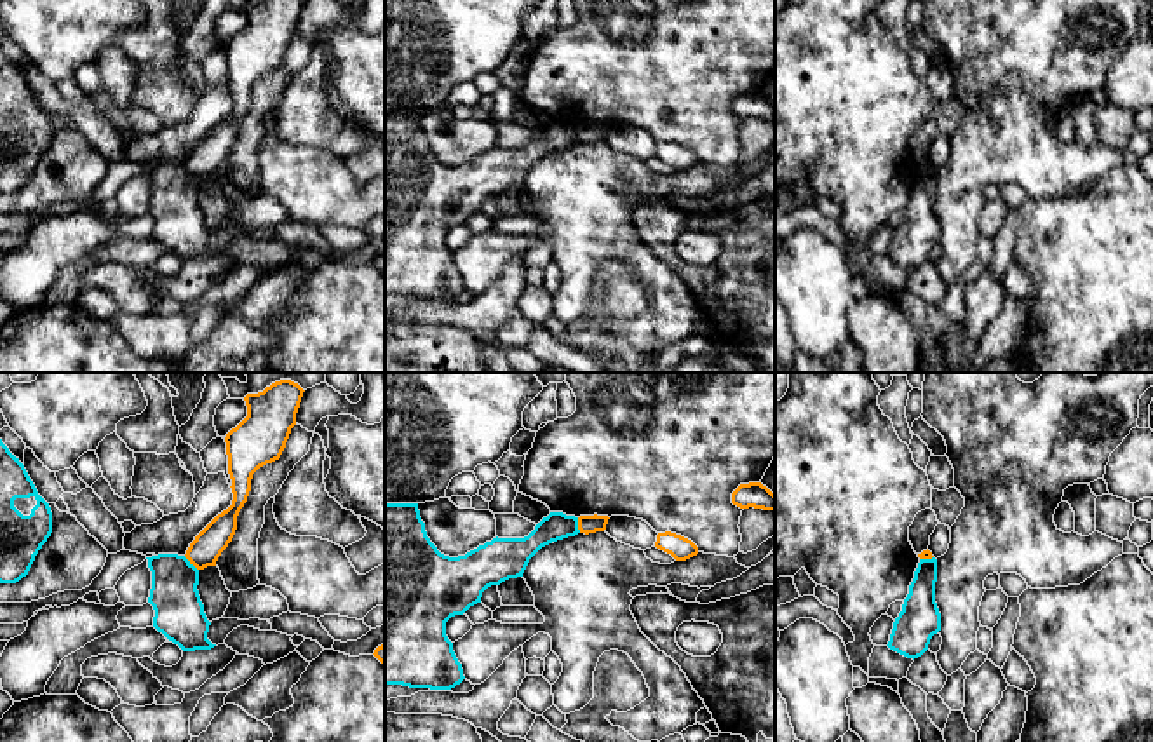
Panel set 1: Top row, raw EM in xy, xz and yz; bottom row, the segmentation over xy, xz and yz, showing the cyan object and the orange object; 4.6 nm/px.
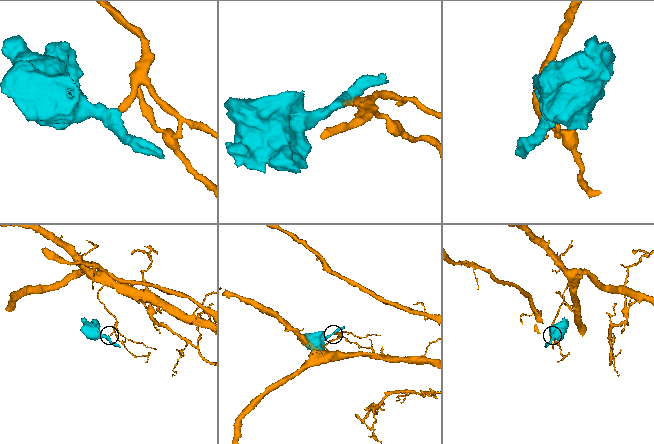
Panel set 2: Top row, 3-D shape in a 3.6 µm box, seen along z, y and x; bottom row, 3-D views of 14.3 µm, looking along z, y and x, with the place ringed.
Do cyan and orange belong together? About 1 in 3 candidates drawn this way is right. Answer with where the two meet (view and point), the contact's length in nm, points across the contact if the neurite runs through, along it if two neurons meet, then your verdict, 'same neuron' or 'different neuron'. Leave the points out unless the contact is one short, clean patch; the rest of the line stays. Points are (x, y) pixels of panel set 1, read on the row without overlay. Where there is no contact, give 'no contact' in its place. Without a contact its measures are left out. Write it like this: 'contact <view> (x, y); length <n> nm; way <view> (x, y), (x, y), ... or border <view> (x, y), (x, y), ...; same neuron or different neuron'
contact xy (188, 173); length 100 nm; border xy (183, 166), (197, 180); different neuron

